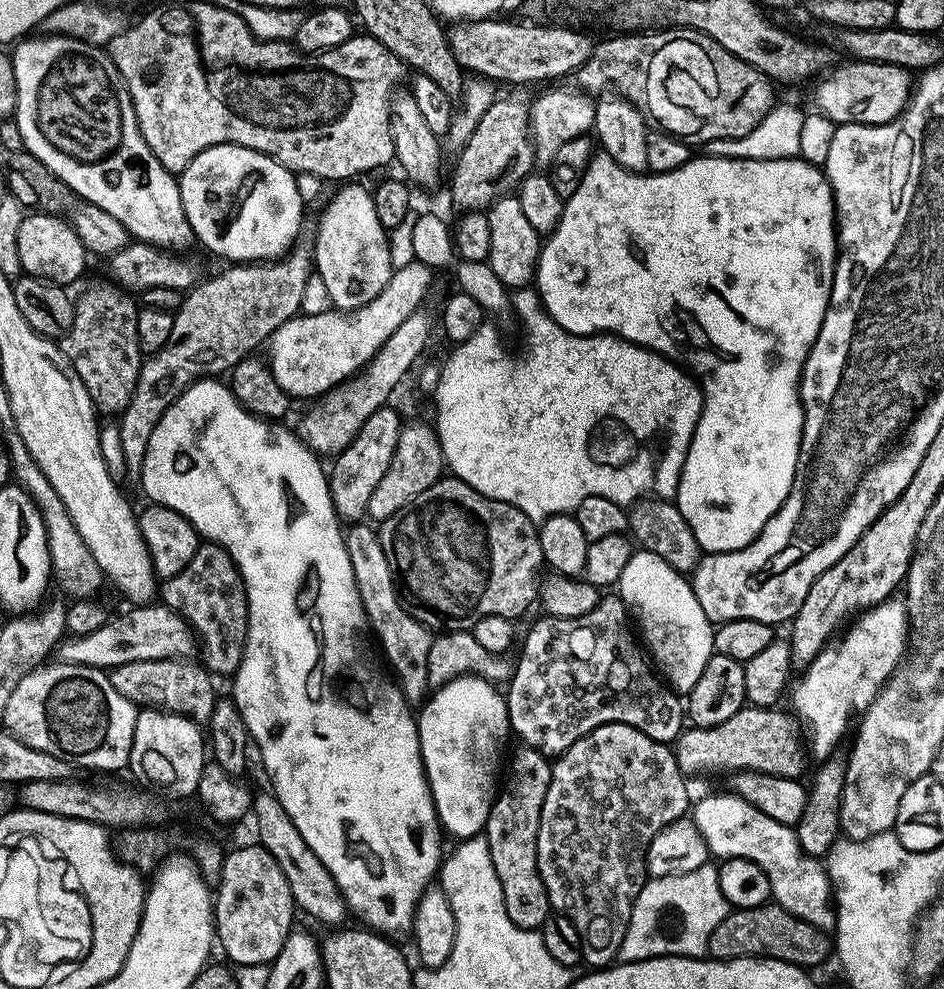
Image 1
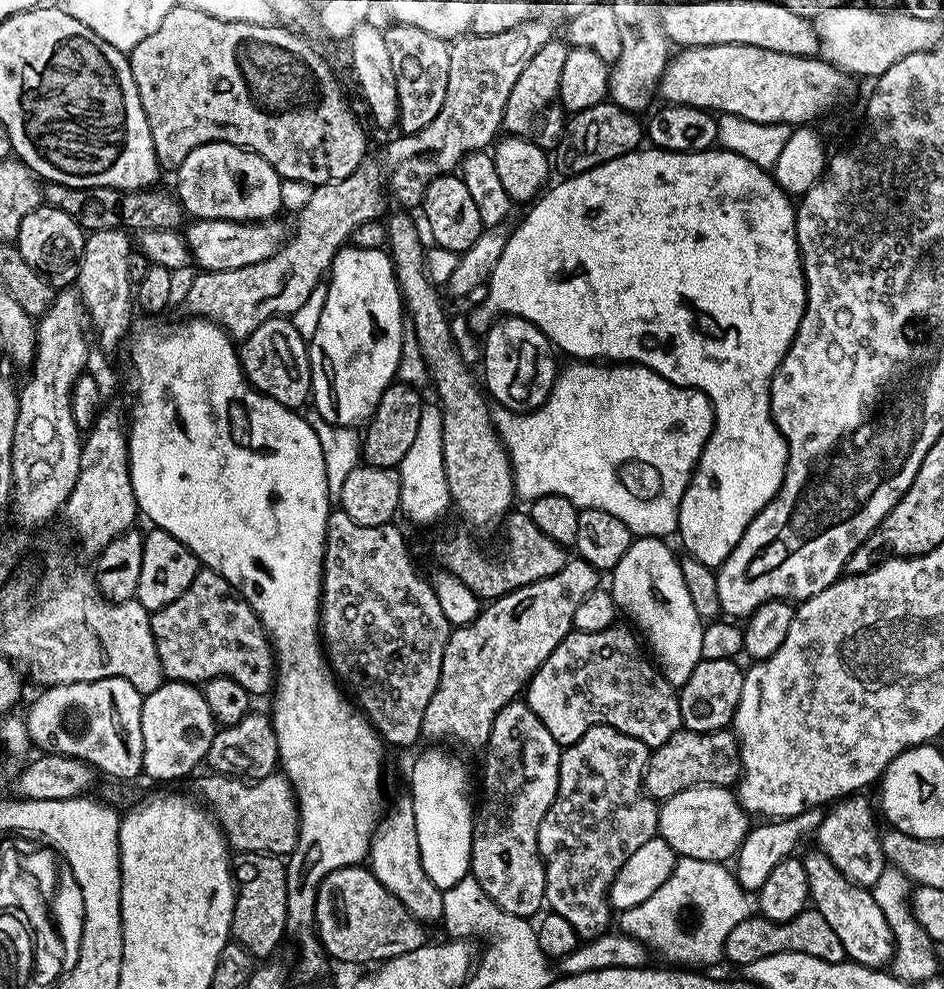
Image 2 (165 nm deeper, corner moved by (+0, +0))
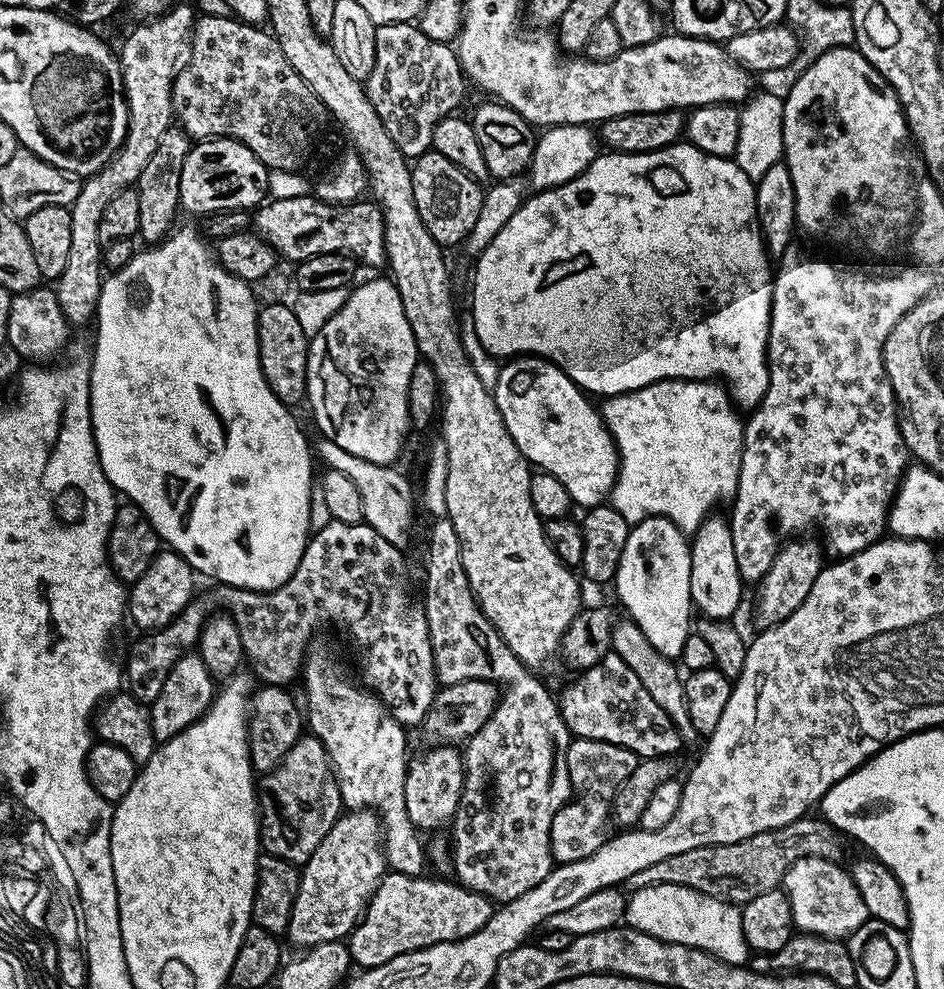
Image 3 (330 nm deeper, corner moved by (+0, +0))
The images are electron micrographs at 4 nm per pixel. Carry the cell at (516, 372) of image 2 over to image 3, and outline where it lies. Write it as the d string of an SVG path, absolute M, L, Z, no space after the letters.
M521 354L509 359L507 362L500 364L500 373L498 374L498 382L494 389L494 395L496 397L498 410L502 414L502 422L506 422L506 430L510 430L510 438L514 438L514 442L518 446L520 453L524 455L525 460L528 461L529 465L535 466L541 472L554 474L554 478L558 478L558 482L562 482L562 486L566 486L566 494L570 494L573 505L580 507L581 504L581 509L587 510L598 507L599 504L605 503L605 501L611 497L612 487L614 486L616 475L620 469L620 456L616 452L616 444L604 424L601 409L597 407L597 405L595 408L595 406L591 404L593 401L589 399L584 389L579 388L560 367L553 364L550 360L545 360L542 356L533 356L531 354Z

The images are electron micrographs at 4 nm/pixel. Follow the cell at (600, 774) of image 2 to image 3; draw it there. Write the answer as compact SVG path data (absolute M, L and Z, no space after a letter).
M576 738L569 743L566 766L574 795L562 805L558 814L554 814L554 822L550 826L550 850L556 864L578 862L592 856L598 846L606 843L610 835L608 824L616 787L632 773L637 763L638 757L634 753L610 742Z

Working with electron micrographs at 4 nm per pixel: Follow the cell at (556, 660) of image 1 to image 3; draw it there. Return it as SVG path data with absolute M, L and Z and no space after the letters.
M609 650L598 663L577 676L580 677L566 685L564 693L558 696L560 713L573 737L610 742L646 760L655 756L675 757L675 752L682 747L679 730L672 725L666 710L650 698L638 674L616 652Z

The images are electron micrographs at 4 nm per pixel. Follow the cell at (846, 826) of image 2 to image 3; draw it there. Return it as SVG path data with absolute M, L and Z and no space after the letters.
M821 856L802 858L790 866L784 875L782 887L790 902L793 925L801 933L847 938L870 919L866 902L862 902L862 894L858 894L858 886L852 880L851 871L847 867L843 868L836 860L827 860Z

